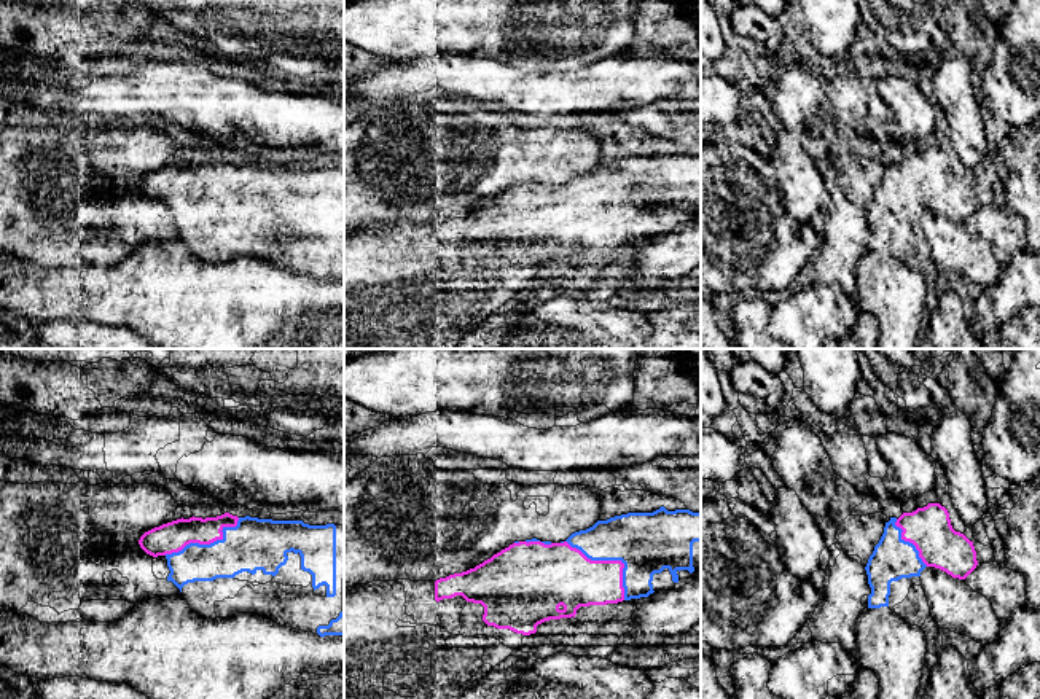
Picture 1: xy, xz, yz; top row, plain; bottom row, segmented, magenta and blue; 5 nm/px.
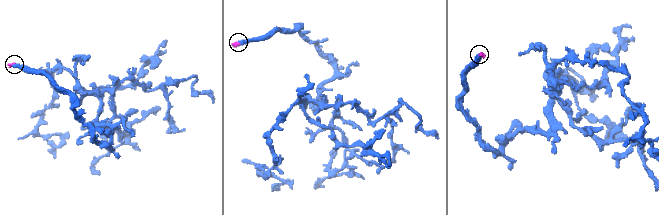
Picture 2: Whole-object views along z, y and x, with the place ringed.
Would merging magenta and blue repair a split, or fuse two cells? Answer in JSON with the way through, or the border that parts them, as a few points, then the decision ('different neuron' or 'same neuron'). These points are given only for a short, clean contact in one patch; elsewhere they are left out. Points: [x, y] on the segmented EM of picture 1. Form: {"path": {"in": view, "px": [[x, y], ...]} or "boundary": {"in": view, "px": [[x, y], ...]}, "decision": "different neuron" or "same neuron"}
{"decision": "same neuron"}

